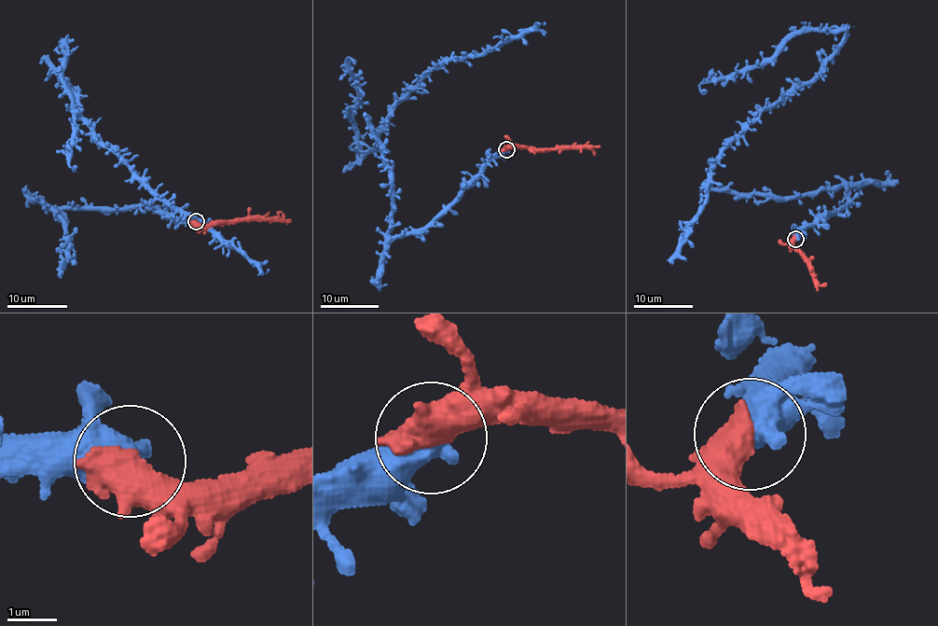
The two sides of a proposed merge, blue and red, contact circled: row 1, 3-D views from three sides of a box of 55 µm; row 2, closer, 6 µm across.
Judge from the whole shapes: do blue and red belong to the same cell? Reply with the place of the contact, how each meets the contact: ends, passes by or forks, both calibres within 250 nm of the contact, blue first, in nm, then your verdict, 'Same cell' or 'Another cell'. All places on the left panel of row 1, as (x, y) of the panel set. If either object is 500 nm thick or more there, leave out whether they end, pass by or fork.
Place: (196, 221). Thickness 600 nm (blue) against 500 nm. Same cell

